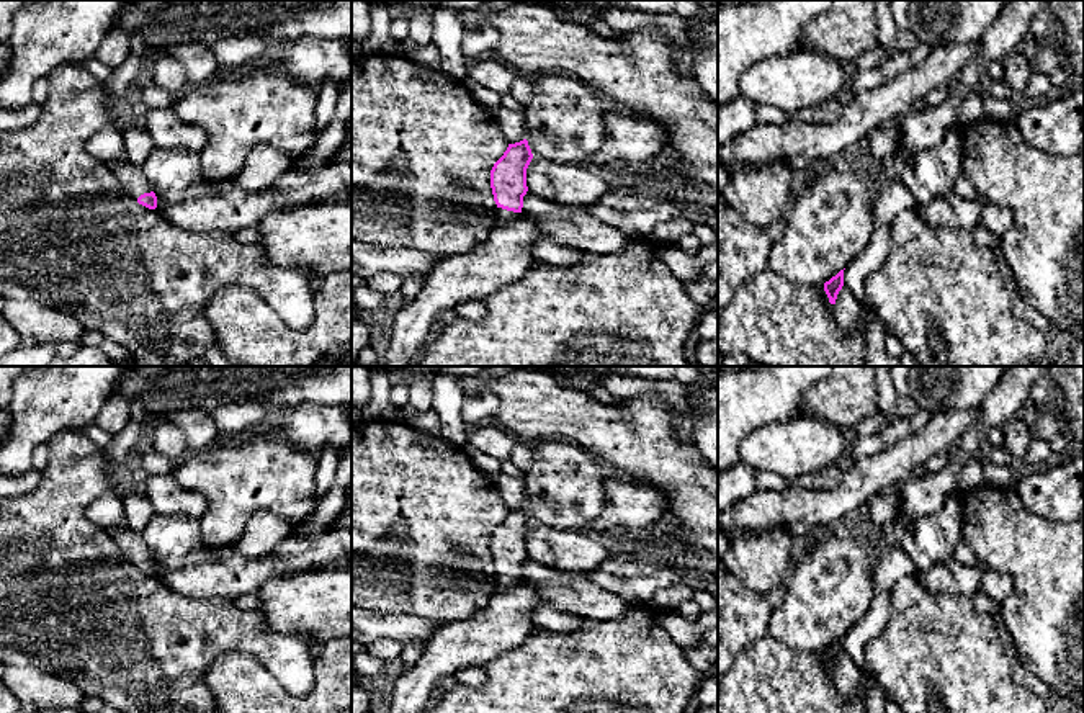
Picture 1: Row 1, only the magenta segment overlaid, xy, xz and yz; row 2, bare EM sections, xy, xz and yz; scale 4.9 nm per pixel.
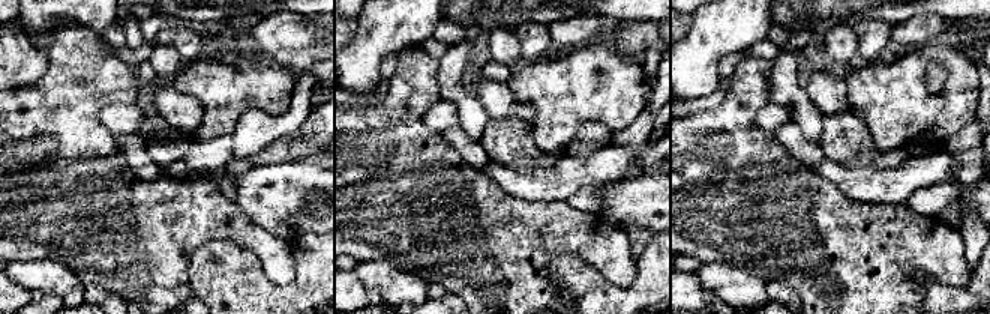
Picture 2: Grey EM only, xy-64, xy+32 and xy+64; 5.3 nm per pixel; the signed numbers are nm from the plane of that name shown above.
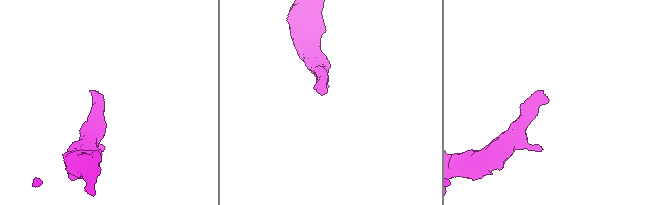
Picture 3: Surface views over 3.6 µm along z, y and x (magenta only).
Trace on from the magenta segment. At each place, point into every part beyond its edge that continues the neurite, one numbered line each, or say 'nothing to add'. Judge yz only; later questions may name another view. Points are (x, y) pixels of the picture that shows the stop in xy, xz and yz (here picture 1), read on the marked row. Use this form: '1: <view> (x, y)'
nothing to add

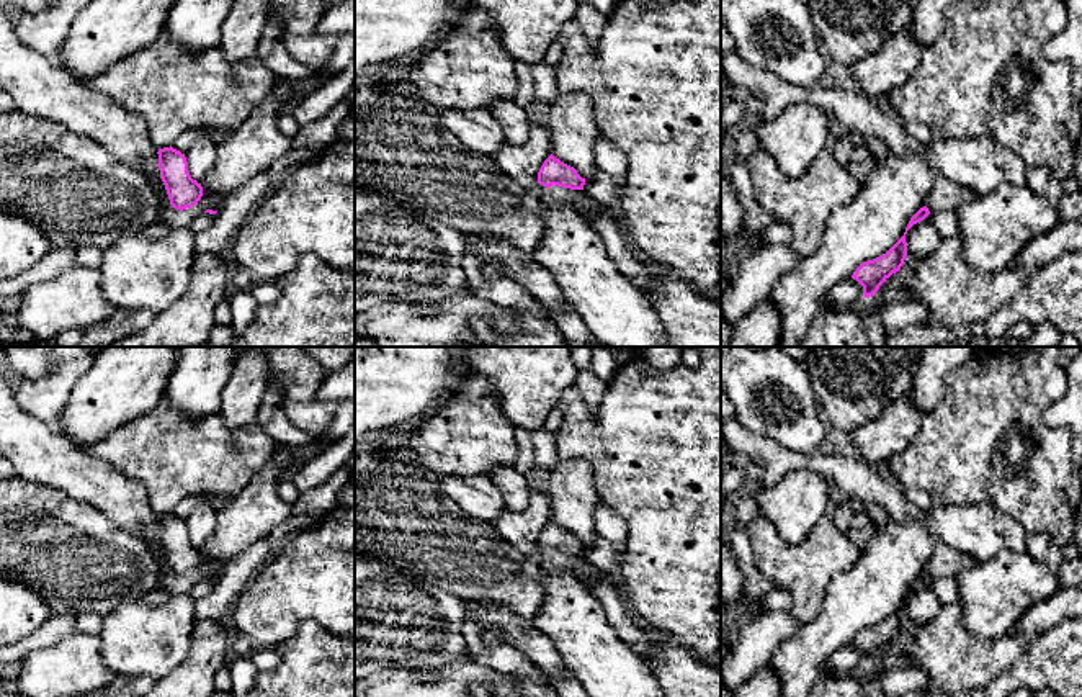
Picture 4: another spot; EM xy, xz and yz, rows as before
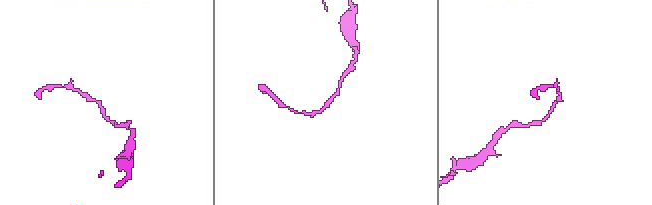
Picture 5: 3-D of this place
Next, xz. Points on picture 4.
nothing to add

